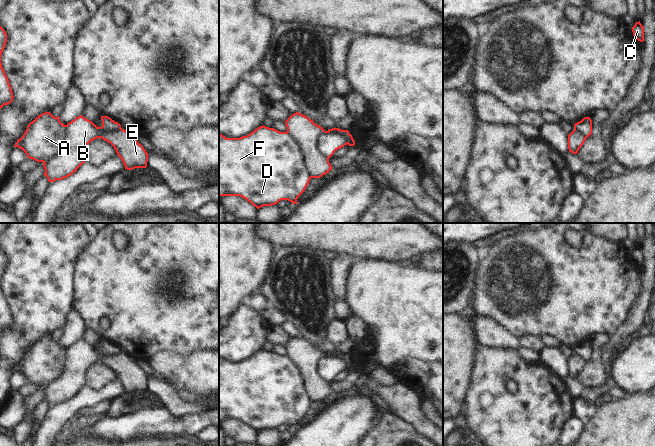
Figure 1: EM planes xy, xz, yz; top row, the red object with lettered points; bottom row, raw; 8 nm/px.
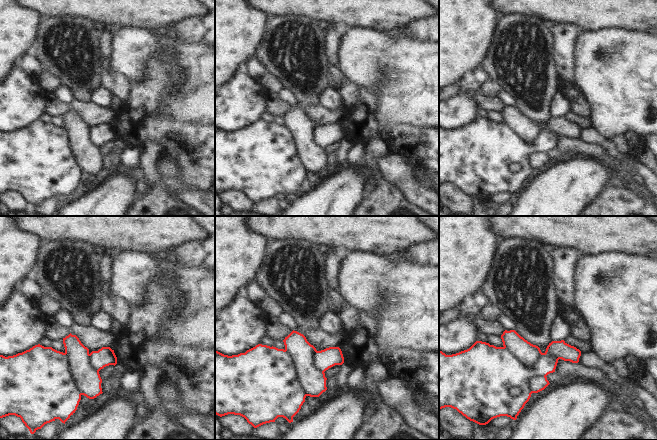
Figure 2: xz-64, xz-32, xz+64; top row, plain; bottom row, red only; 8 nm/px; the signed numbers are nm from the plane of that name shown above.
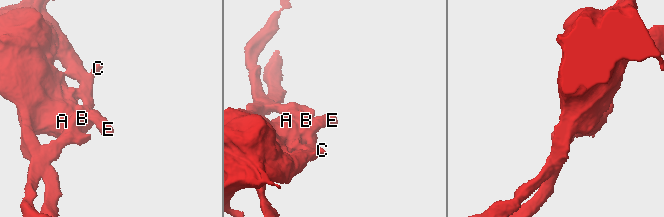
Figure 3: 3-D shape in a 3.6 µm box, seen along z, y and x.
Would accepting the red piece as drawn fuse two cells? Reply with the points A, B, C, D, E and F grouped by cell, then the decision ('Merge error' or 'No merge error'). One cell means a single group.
Groups: A D F / B C E. Merge error.

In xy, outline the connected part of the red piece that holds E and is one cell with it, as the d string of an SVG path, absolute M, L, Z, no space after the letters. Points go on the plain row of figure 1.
M82 339L66 349L65 364L61 376L43 388L49 406L71 400L85 386L88 368L97 363L110 367L123 385L125 393L146 392L148 377L130 356L119 353L115 356L100 357L98 351Z

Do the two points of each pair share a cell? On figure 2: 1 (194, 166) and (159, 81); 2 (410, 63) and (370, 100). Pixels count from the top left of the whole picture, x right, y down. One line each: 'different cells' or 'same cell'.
1: same cell
2: different cells

